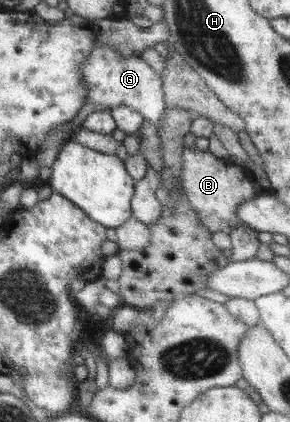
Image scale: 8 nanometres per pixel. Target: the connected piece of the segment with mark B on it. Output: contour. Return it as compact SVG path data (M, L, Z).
M195 146L182 150L182 189L185 192L192 212L198 215L198 220L211 233L223 231L229 233L238 225L246 226L236 216L238 205L250 200L257 192L243 168L228 160L221 160L209 150L198 150Z

